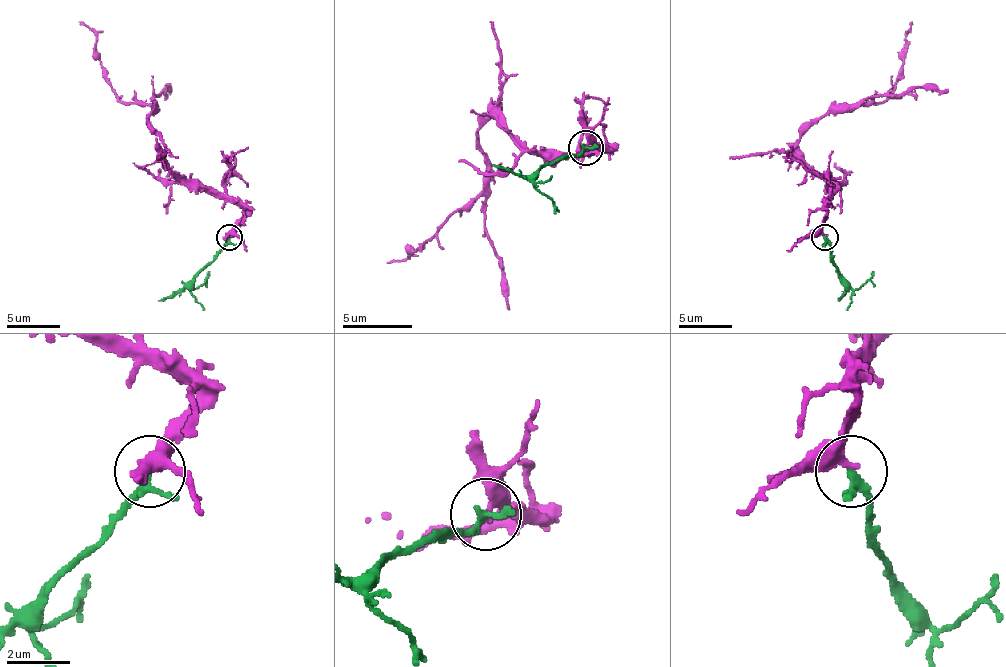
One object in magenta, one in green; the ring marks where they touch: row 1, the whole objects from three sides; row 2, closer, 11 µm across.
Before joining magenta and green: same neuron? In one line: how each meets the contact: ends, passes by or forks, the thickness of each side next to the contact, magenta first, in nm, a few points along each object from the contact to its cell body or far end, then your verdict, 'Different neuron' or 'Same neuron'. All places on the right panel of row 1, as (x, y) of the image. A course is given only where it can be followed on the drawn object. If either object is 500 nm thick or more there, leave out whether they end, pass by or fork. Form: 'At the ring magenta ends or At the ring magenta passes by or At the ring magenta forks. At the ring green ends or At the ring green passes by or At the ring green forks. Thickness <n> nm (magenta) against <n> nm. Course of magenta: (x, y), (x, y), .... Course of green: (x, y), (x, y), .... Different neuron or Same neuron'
At the ring magenta passes by. At the ring green passes by. Thickness 240 nm (magenta) against 180 nm. Course of magenta: (824, 236), (829, 183), (803, 160), (798, 138), (827, 115), (879, 104), (903, 64), (911, 22). Course of green: (824, 236), (837, 273), (853, 292), (872, 271). Same neuron

